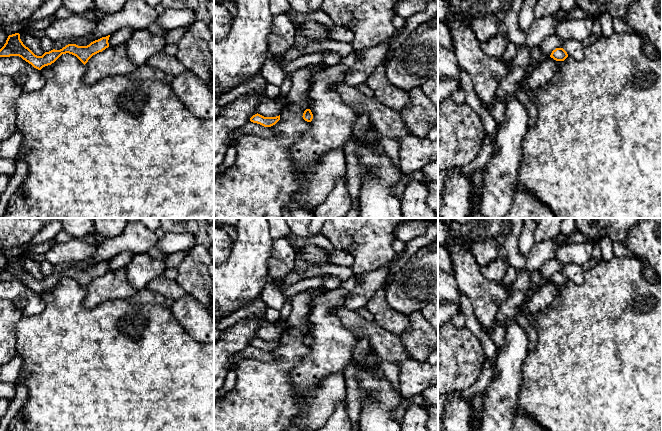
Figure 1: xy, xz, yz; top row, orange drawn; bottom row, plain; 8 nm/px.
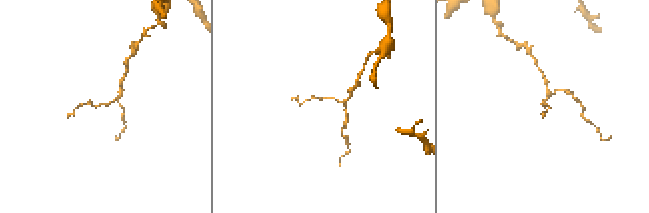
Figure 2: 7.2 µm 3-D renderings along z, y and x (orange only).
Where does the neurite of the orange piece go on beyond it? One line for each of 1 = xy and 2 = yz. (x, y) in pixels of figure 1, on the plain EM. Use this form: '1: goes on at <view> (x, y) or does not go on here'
1: does not go on here
2: does not go on here

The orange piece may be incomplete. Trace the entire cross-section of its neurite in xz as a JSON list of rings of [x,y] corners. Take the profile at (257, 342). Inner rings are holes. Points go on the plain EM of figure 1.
[[[258,337],[250,342],[251,346],[260,348],[264,351],[271,351],[275,349],[279,344],[280,344],[280,339],[276,341],[264,341]]]

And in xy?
[[[15,257],[8,260],[6,267],[0,273],[0,281],[19,280],[34,292],[41,294],[54,287],[62,278],[69,277],[76,280],[85,289],[93,279],[109,271],[109,261],[110,259],[102,261],[87,270],[68,268],[60,274],[53,273],[45,276],[42,280],[37,280],[23,268],[20,258]]]

